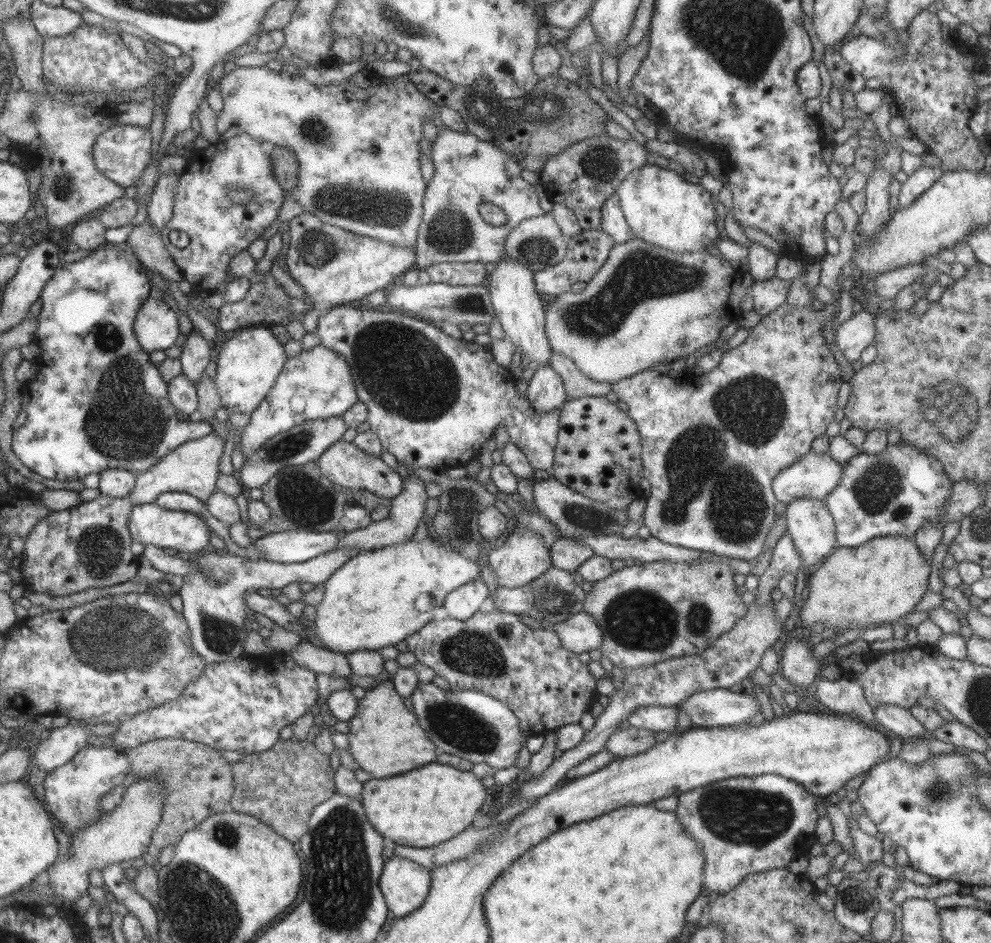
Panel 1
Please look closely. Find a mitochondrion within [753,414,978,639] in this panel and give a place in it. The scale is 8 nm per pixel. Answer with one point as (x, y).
(876, 488)

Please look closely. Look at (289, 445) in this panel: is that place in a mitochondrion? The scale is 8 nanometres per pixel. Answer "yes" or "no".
yes

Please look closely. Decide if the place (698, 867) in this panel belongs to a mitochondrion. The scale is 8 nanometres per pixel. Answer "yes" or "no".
no

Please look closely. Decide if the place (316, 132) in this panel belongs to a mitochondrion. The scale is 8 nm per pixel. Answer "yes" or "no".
yes

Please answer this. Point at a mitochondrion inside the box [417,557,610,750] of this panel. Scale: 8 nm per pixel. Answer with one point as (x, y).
(479, 655)

